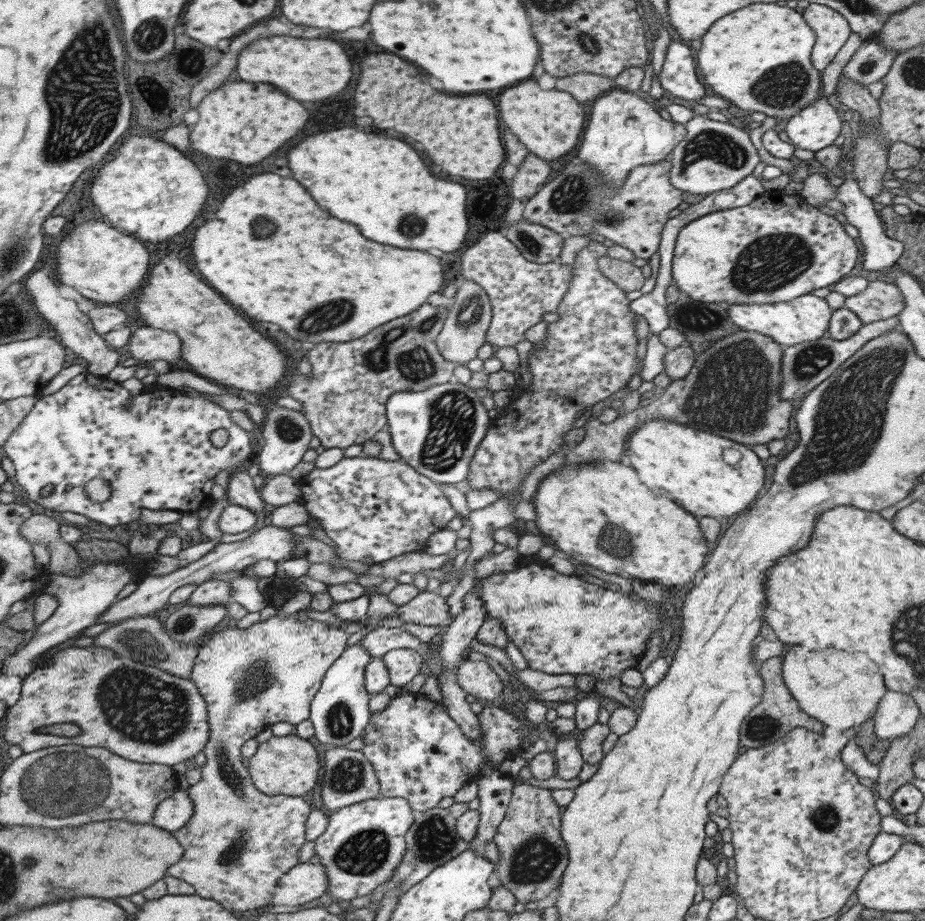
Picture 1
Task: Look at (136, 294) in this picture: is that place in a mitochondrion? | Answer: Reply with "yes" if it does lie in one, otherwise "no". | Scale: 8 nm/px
no

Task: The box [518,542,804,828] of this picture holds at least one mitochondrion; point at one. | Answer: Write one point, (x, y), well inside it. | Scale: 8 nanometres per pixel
(761, 728)

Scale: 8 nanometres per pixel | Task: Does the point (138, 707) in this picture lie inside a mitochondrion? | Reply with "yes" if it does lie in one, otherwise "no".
yes

